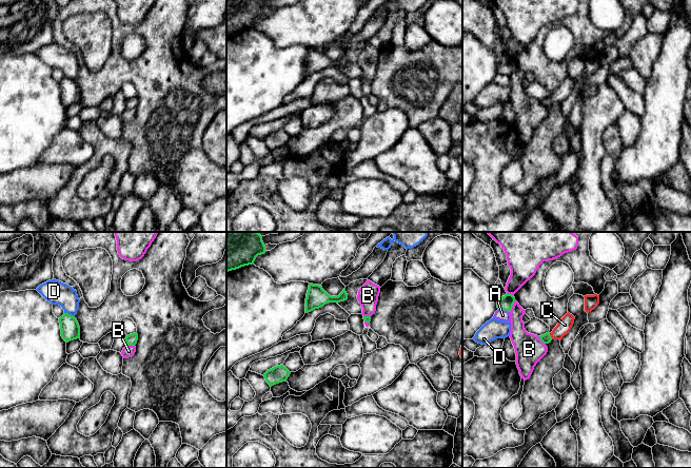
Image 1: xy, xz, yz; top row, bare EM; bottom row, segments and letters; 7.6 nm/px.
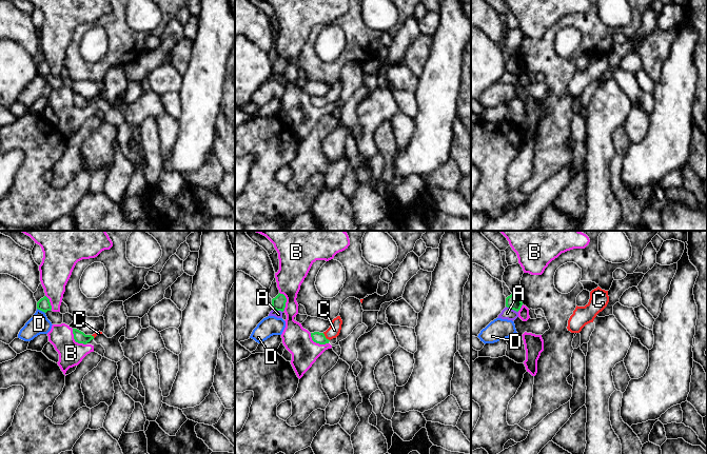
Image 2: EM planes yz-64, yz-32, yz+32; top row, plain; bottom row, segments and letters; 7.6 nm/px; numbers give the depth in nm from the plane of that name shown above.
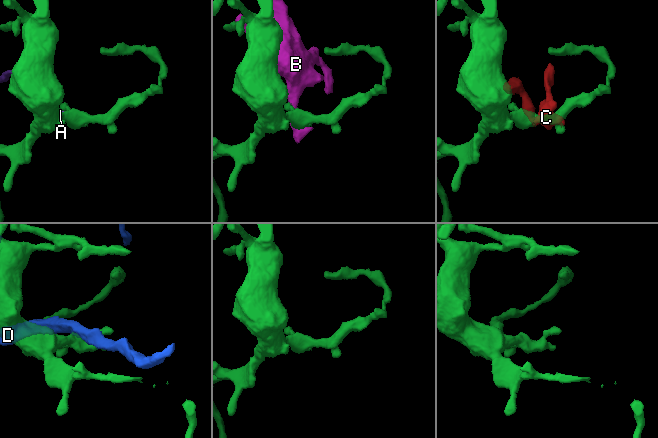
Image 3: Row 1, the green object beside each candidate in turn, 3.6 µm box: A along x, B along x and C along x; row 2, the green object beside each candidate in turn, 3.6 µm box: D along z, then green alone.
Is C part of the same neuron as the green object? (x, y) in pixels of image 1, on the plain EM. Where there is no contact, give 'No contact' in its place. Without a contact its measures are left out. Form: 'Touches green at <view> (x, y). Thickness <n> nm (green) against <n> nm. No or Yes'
Touches green at yz (550, 100). Thickness 80 nm (green) against 110 nm. Yes

